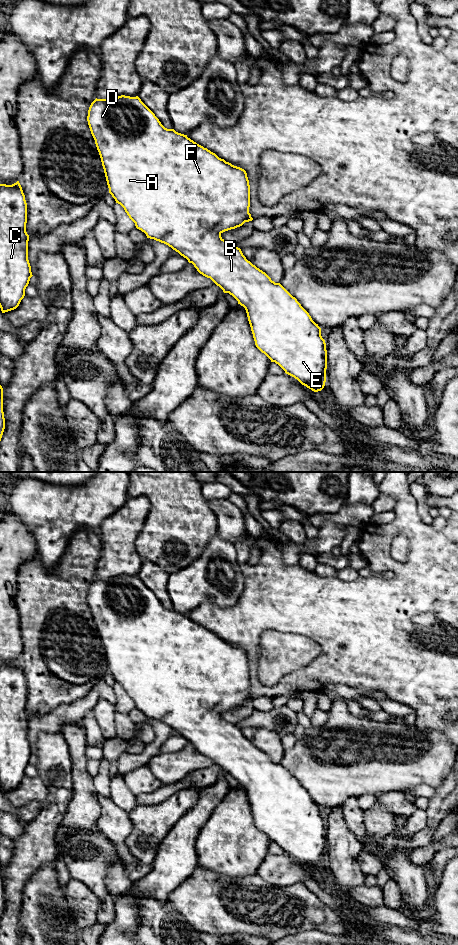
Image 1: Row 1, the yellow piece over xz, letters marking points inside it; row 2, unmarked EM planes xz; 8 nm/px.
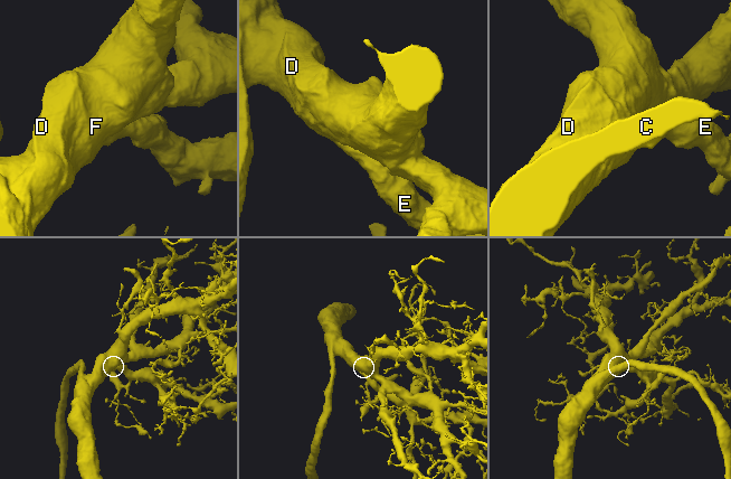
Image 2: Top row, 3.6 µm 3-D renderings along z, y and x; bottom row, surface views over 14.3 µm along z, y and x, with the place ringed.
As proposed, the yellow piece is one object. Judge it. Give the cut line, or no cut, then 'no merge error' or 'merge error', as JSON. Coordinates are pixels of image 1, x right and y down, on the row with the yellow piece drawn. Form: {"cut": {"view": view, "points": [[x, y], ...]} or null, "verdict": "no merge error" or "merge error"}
{"cut": null, "verdict": "no merge error"}

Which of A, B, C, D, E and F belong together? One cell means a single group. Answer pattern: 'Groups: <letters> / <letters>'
Groups: A B C D E F

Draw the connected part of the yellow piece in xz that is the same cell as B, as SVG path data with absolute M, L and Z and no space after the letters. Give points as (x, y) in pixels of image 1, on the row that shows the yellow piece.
M121 95L109 99L96 98L89 107L87 121L101 158L109 193L115 199L116 203L124 208L129 218L135 223L136 228L144 232L147 238L154 239L171 247L181 256L186 258L189 263L192 263L200 274L210 278L224 293L232 295L238 301L238 304L243 306L246 310L256 347L264 353L271 362L278 364L286 374L297 379L302 385L314 392L321 391L325 386L327 369L326 343L321 336L321 328L312 320L309 313L301 306L297 299L280 283L272 281L265 272L246 259L240 248L221 237L223 232L235 229L242 226L245 222L253 220L249 213L250 185L246 171L219 158L215 153L188 138L187 135L178 133L174 129L165 128L155 114L138 96L130 97Z

